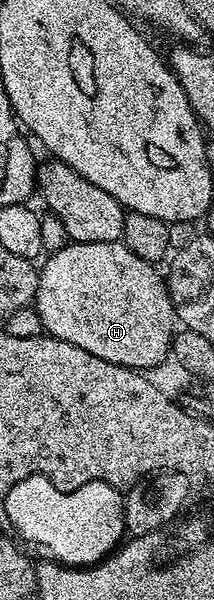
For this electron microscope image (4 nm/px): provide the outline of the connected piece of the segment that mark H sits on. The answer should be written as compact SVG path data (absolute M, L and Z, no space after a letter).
M67 243L64 249L51 251L45 256L46 264L41 264L38 273L38 292L34 294L33 307L40 313L42 330L47 335L60 341L68 341L72 345L80 345L80 349L92 353L92 357L100 357L104 361L112 361L121 367L133 367L135 369L150 369L157 363L162 363L170 355L170 345L174 341L176 334L176 316L174 306L170 300L170 288L166 286L163 272L158 272L159 268L153 263L144 261L144 257L136 257L132 249L128 249L125 243Z

